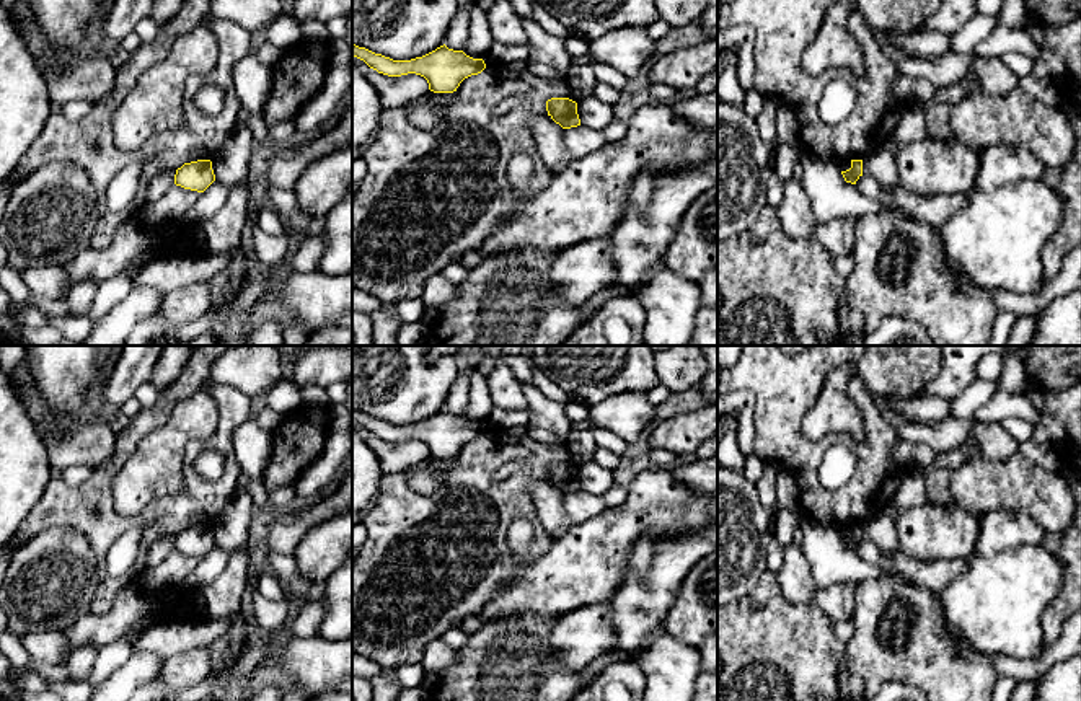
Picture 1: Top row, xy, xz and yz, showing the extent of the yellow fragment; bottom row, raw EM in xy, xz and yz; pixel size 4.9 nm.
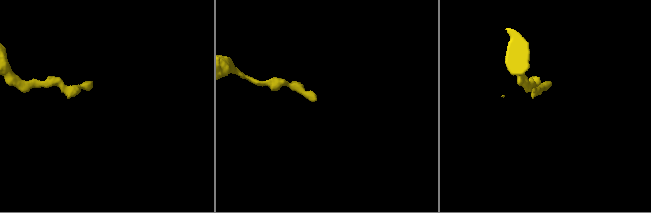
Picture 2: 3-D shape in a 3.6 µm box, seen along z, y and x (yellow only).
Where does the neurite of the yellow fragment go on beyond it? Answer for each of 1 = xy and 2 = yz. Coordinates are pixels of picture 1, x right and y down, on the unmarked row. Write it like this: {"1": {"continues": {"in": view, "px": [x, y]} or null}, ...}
{"1": {"continues": null}, "2": {"continues": null}}

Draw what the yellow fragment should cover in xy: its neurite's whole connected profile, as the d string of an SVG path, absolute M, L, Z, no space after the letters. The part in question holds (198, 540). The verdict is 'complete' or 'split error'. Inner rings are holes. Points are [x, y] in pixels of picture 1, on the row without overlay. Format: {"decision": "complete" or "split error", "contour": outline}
{"decision": "complete", "contour": "M210 525L184 528L176 535L174 549L184 554L204 558L215 546Z"}

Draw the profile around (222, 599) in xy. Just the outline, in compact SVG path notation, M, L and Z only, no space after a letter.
M249 549L230 554L223 572L196 597L201 618L222 619L241 610L241 600L249 584Z

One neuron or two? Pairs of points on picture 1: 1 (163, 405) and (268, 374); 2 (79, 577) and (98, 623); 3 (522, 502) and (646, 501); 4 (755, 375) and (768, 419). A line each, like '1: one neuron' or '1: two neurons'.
1: two neurons
2: two neurons
3: two neurons
4: one neuron

